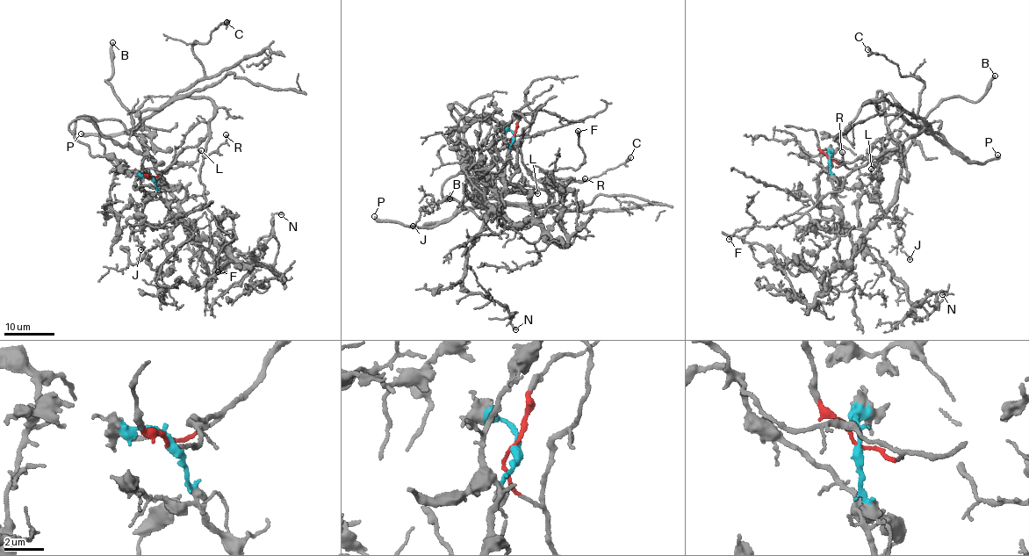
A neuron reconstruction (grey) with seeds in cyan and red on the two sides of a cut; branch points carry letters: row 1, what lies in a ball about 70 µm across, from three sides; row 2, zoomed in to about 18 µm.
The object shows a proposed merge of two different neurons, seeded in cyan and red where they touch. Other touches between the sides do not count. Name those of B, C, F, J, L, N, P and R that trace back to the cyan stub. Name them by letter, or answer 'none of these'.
B, J, L, N

